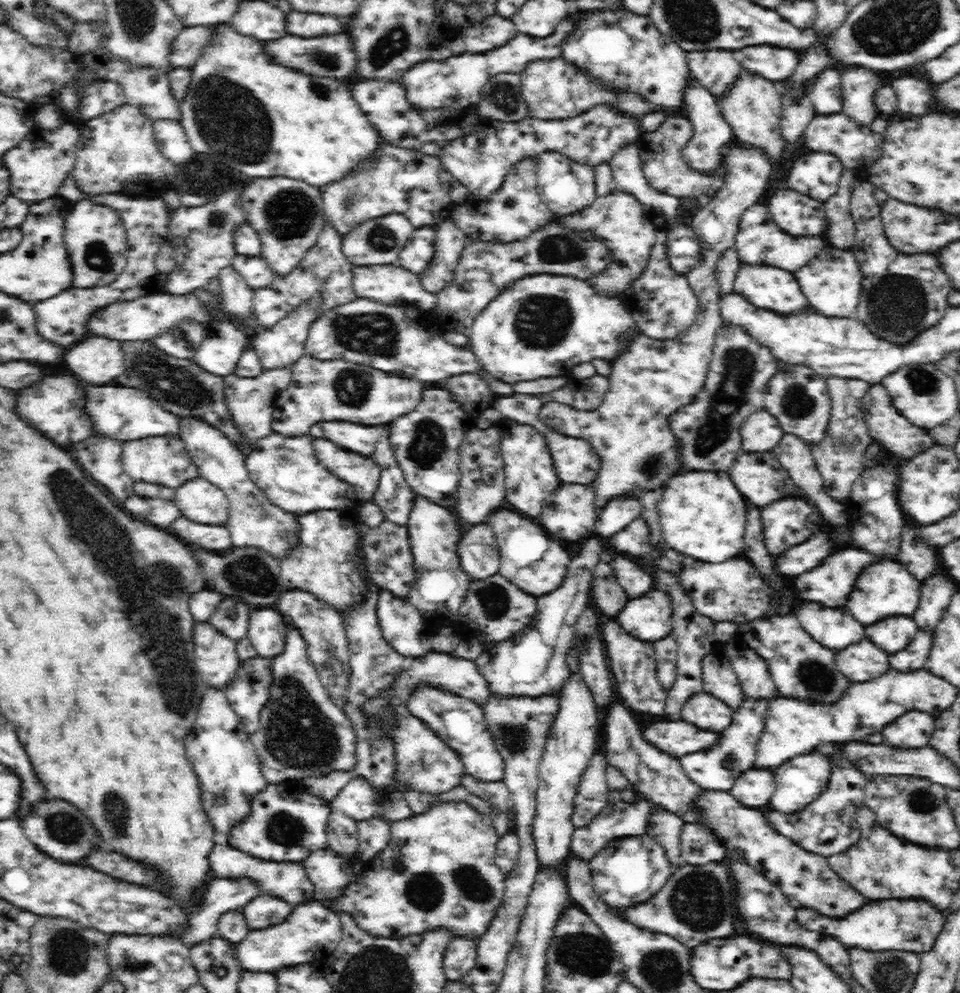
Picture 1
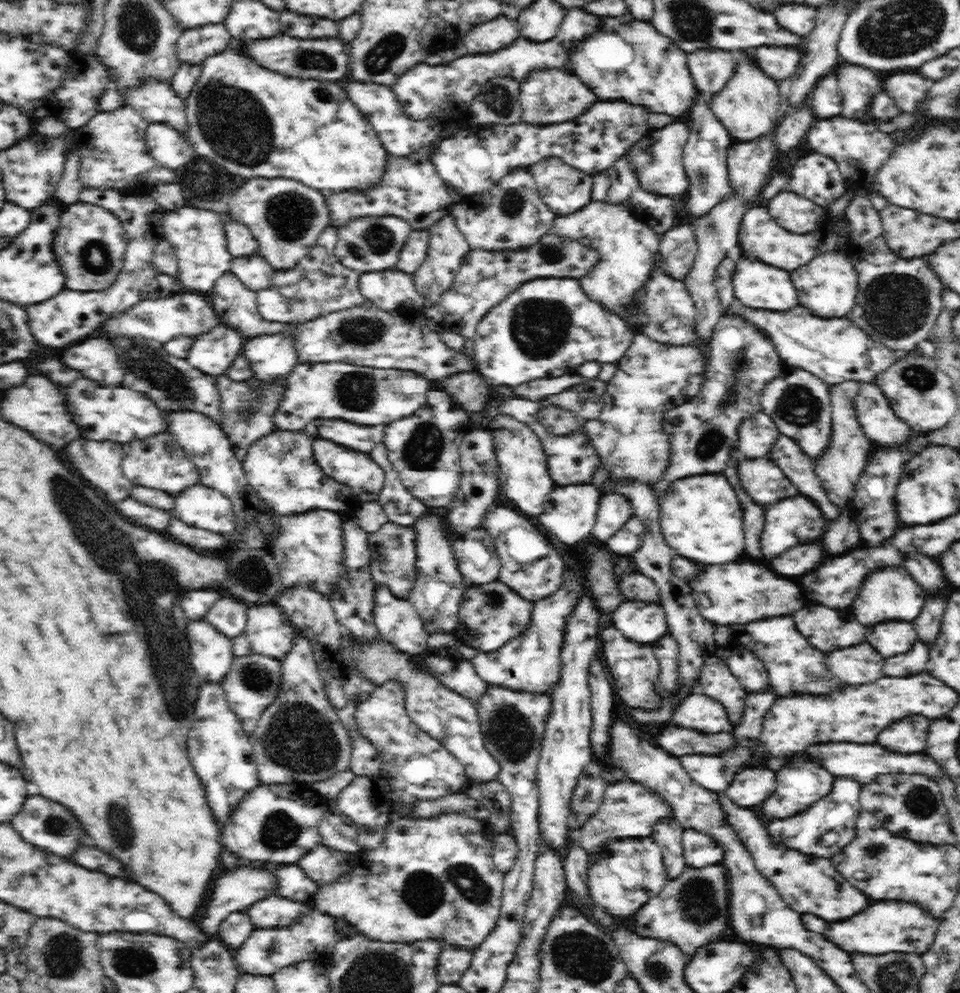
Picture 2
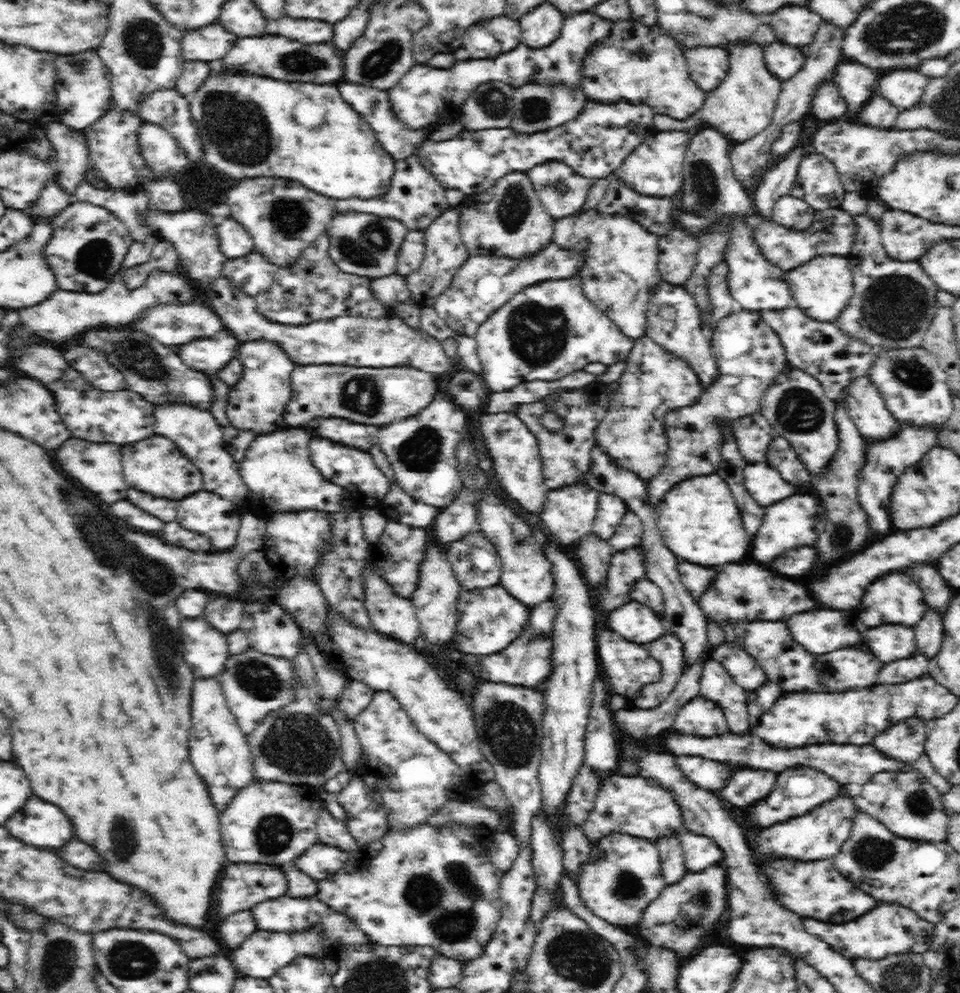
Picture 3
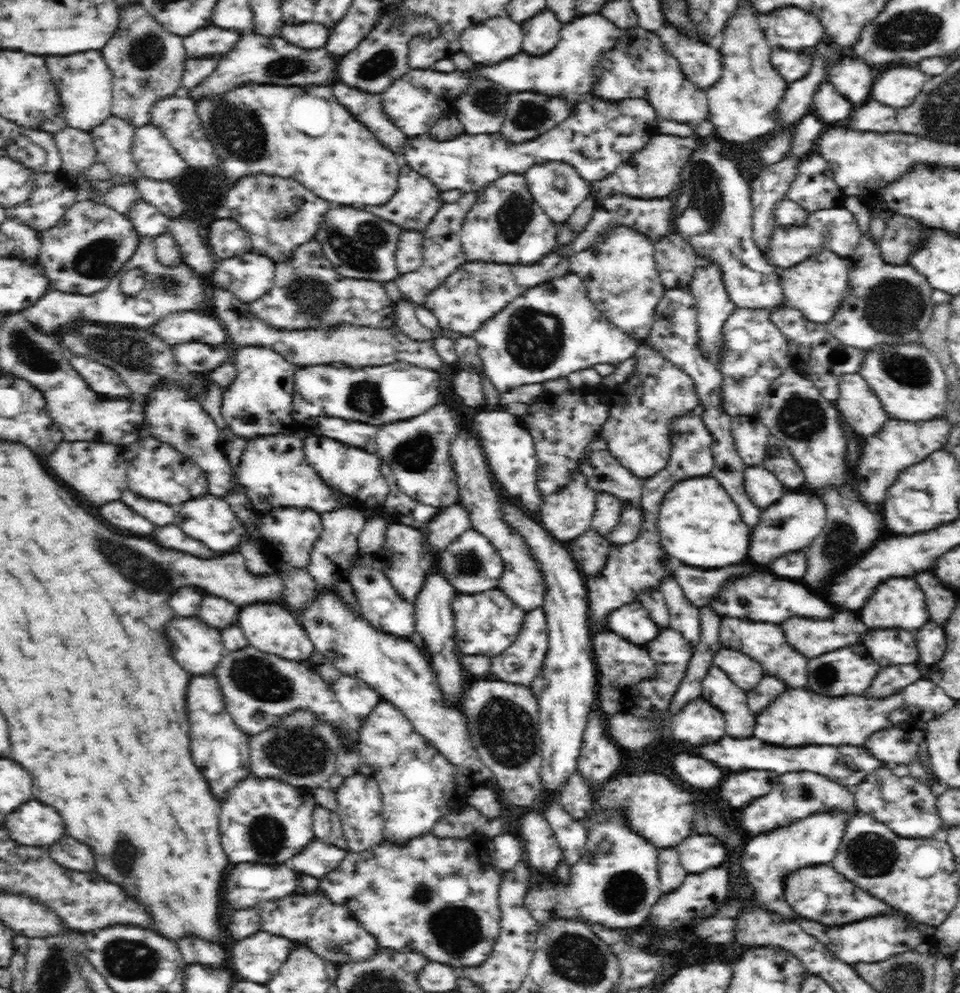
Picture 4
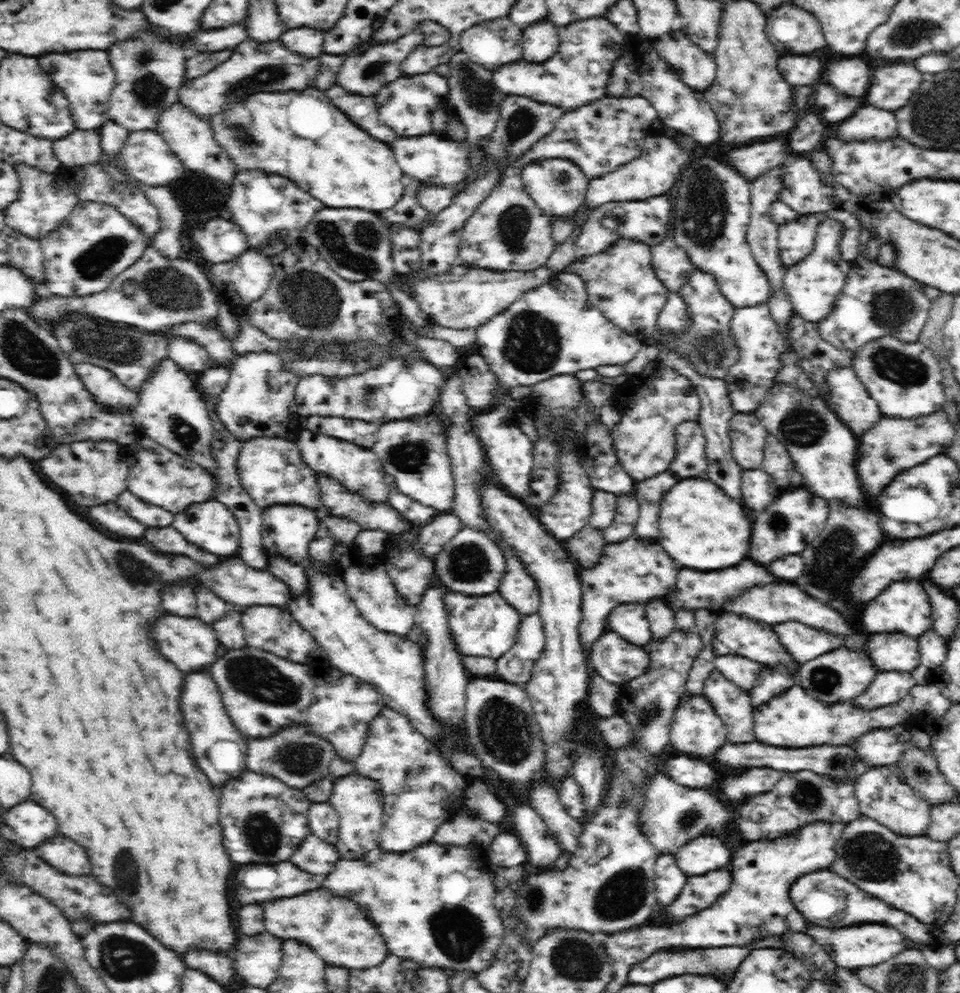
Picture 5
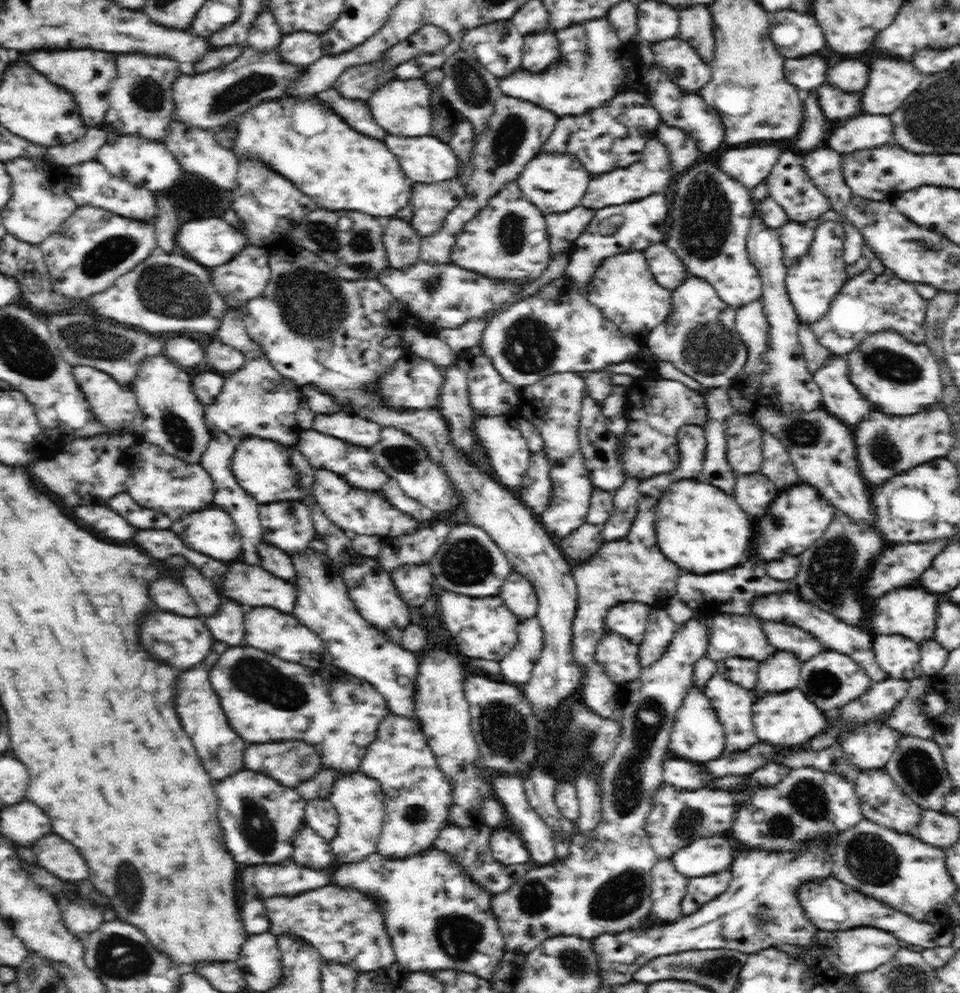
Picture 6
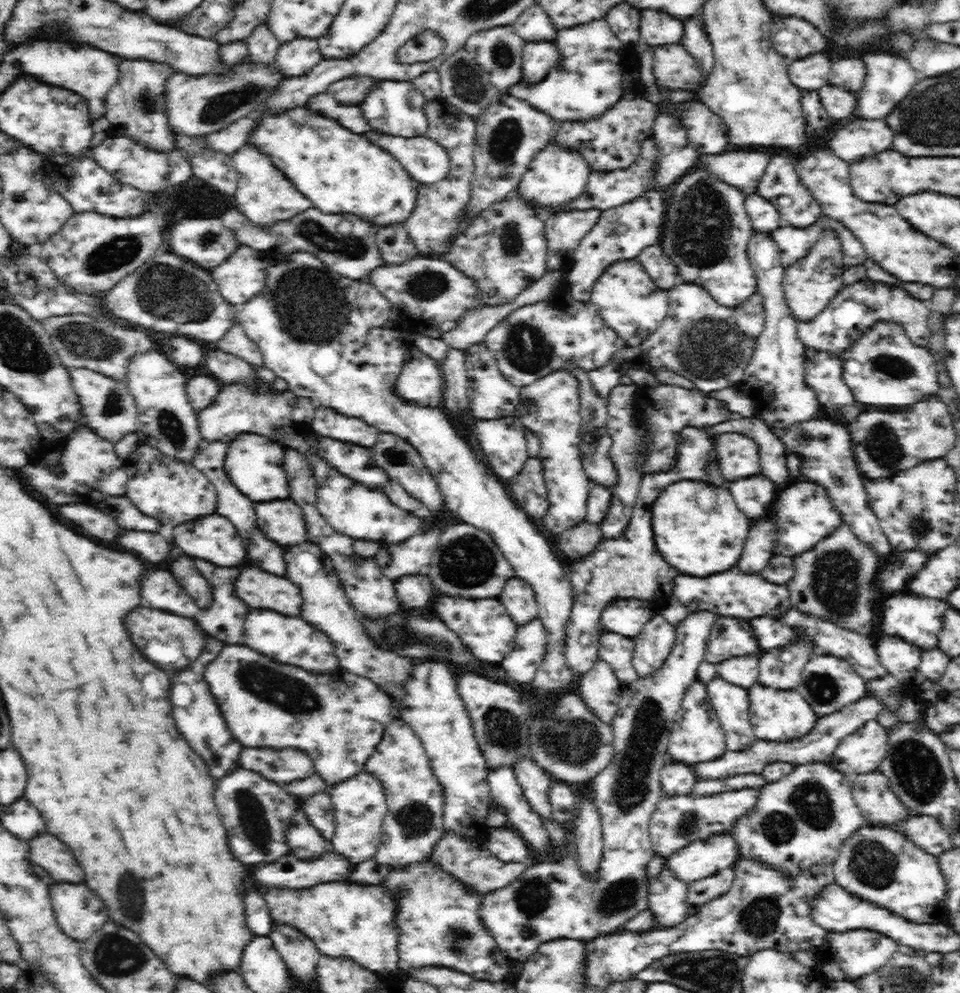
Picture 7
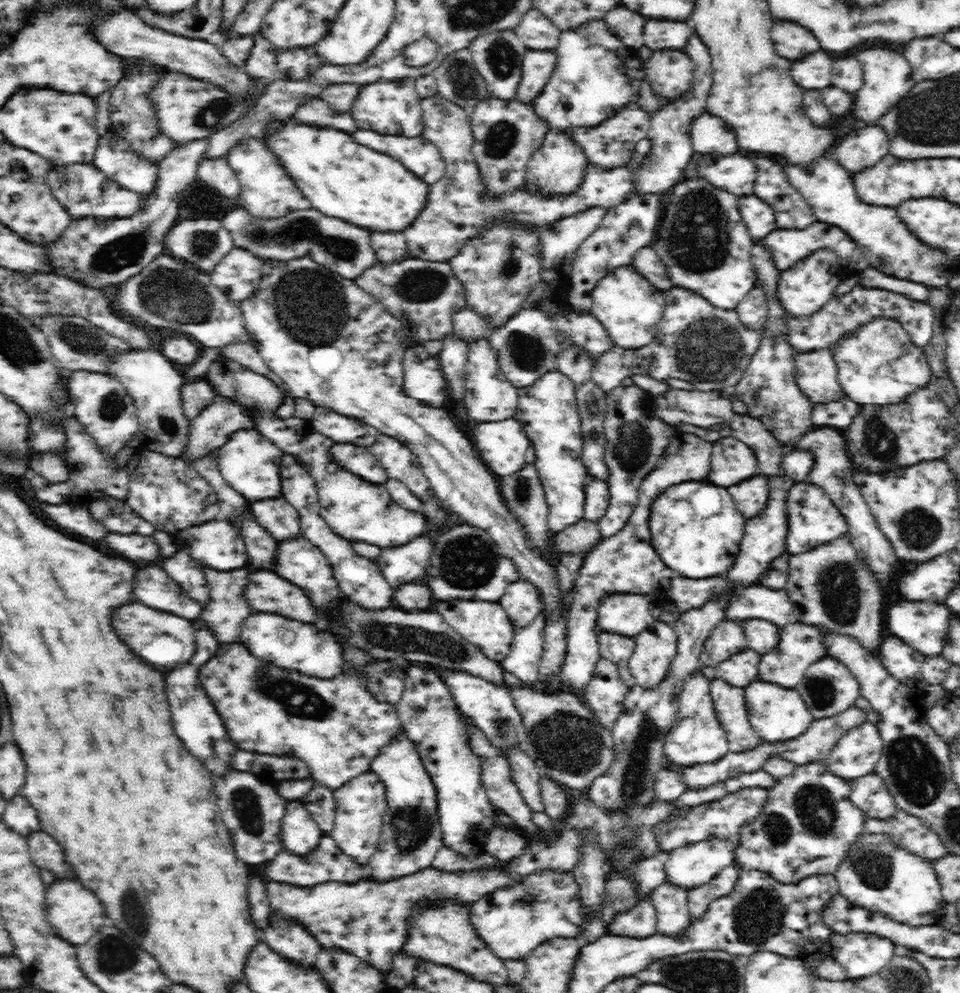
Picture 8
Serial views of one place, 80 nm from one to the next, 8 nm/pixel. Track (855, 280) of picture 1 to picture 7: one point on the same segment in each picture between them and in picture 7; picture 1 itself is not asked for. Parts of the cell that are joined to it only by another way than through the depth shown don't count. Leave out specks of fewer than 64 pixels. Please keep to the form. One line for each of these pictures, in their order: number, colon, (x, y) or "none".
2: (828, 286)
3: (823, 287)
4: (817, 287)
5: (812, 285)
6: (812, 283)
7: (810, 284)

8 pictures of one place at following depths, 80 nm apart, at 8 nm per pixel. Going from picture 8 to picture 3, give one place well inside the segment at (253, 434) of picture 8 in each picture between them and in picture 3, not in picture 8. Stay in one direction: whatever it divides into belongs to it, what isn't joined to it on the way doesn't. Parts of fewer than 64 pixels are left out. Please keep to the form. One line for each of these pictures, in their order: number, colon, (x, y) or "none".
3: (277, 467)
4: (273, 470)
5: (271, 469)
6: (263, 467)
7: (255, 464)

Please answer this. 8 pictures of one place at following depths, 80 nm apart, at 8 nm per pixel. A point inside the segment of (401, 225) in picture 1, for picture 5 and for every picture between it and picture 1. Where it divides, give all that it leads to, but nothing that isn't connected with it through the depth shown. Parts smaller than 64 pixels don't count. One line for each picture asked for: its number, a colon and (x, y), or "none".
2: (364, 245)
3: (362, 244)
4: (361, 245)
5: (357, 243)

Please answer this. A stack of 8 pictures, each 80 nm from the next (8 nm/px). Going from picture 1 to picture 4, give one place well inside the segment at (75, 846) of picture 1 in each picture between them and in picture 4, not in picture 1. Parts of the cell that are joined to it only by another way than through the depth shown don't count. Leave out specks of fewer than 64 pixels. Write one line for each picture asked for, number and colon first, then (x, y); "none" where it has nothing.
2: (51, 827)
3: (43, 825)
4: (34, 824)

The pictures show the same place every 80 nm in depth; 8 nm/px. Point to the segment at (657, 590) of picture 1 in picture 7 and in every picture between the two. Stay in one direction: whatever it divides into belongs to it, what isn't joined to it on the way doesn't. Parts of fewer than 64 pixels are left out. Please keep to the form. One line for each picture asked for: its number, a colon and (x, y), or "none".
2: (644, 622)
3: (635, 622)
4: (632, 622)
5: (630, 621)
6: (630, 619)
7: (627, 618)

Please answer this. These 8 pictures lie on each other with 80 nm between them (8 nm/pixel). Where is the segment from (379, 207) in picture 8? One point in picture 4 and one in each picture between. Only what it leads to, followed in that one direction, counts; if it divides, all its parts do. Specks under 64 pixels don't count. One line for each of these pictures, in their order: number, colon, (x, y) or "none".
4: (307, 135)
5: (300, 135)
6: (306, 142)
7: (339, 171)

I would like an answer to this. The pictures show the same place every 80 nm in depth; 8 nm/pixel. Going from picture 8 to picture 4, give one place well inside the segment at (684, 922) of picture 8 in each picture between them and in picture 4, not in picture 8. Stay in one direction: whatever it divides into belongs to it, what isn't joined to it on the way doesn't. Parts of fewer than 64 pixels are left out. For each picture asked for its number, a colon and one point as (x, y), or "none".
4: (672, 873)
5: (670, 878)
6: (668, 887)
7: (667, 897)

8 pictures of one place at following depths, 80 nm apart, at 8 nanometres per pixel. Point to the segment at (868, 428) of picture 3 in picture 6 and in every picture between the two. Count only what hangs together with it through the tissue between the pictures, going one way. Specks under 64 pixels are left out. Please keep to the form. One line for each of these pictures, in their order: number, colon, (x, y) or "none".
4: (859, 405)
5: (849, 398)
6: (840, 396)

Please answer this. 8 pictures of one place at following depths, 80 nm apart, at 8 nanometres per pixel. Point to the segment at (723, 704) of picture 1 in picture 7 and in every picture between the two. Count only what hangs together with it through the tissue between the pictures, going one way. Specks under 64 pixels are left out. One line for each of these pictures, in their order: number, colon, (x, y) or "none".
2: (699, 711)
3: (701, 716)
4: (699, 721)
5: (696, 728)
6: (697, 734)
7: (696, 737)

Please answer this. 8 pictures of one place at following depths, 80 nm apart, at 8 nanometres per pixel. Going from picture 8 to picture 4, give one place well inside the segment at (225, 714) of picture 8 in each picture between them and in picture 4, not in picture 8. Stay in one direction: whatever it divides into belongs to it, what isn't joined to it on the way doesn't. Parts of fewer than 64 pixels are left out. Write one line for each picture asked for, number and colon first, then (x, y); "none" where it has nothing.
4: (257, 687)
5: (261, 692)
6: (265, 698)
7: (337, 717)

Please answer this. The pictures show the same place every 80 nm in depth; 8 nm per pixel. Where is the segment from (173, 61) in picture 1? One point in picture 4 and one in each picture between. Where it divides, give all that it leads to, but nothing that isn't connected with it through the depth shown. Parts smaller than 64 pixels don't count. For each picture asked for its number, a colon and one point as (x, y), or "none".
2: (194, 44)
3: (210, 43)
4: (212, 41)

